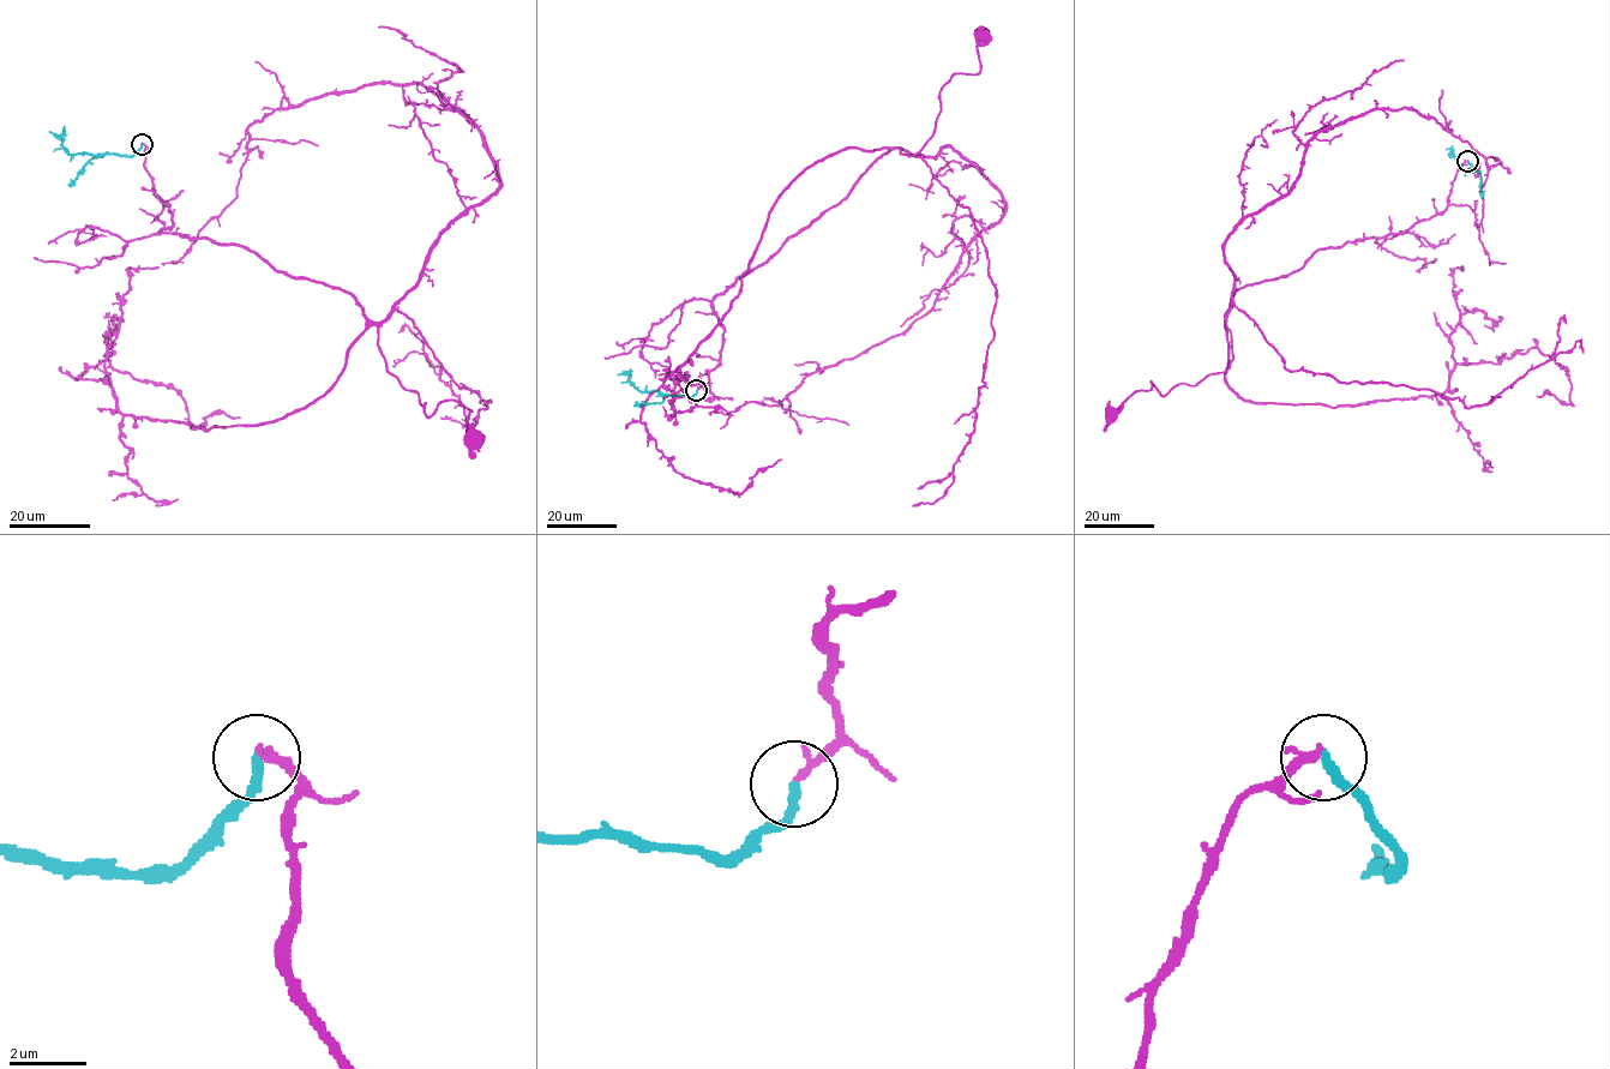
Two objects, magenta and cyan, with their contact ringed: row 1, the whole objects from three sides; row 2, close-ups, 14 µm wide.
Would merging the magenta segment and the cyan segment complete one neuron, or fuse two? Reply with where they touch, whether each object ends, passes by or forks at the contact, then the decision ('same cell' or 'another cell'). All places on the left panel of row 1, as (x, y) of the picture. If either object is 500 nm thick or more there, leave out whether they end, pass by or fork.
(142, 144) | magenta ends | cyan ends | another cell

